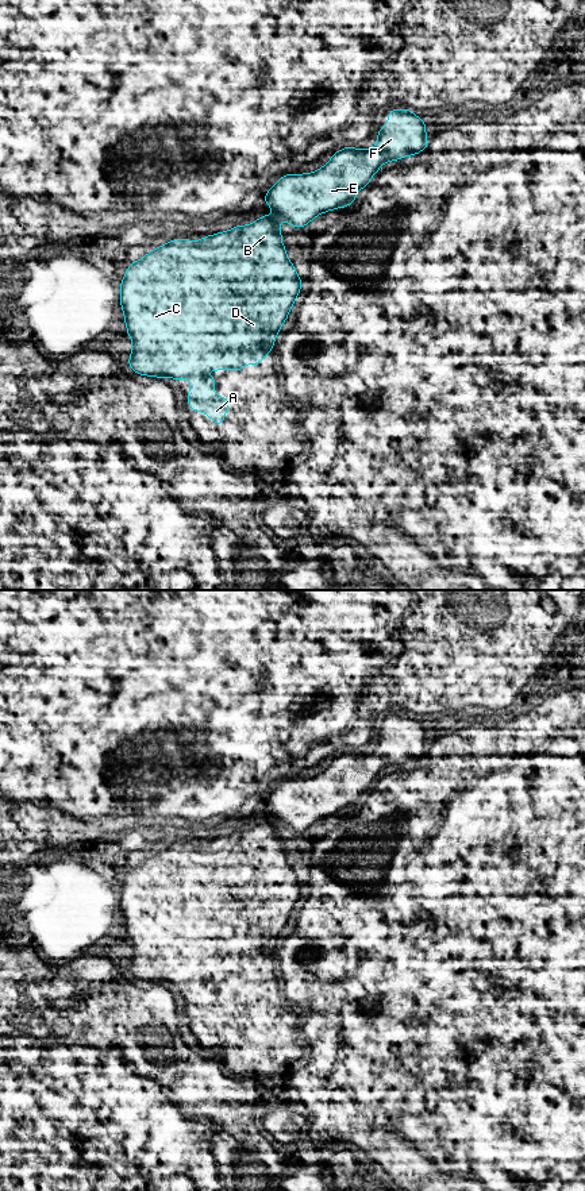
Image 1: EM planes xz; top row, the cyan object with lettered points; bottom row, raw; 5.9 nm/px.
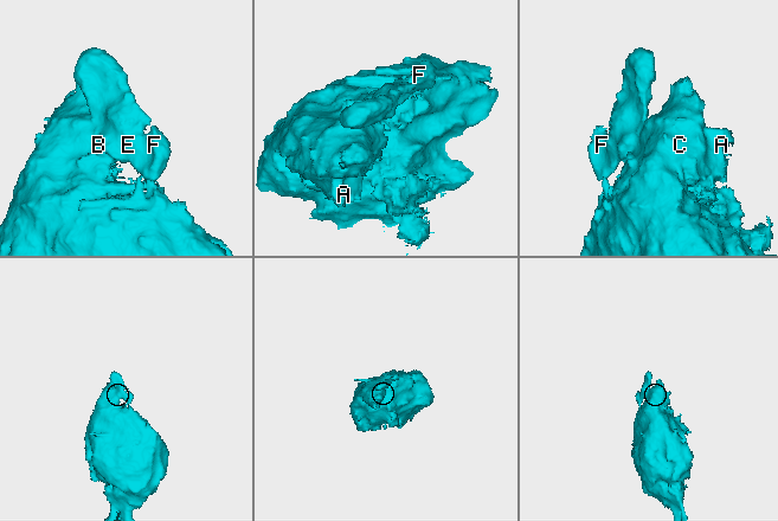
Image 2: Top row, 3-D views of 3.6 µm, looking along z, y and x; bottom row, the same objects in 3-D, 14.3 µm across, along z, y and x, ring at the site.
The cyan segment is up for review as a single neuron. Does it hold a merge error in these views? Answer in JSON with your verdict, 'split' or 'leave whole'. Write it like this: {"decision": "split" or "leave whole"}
{"decision": "leave whole"}

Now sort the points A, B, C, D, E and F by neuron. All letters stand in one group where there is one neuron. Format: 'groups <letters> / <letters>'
groups A B C D E F

